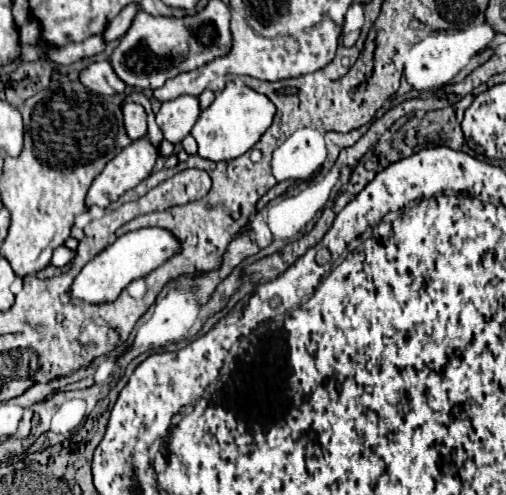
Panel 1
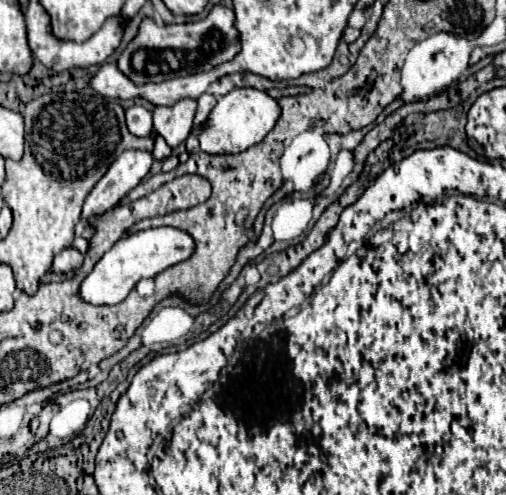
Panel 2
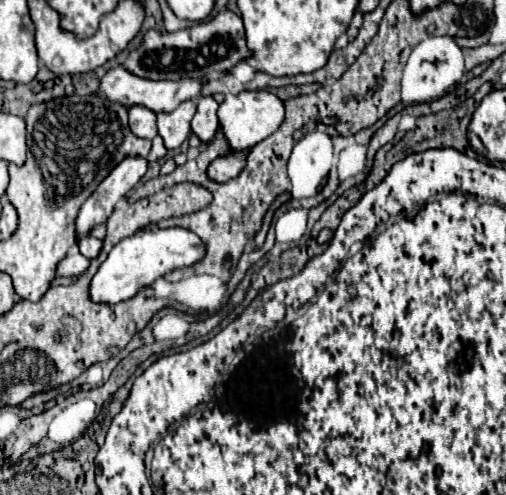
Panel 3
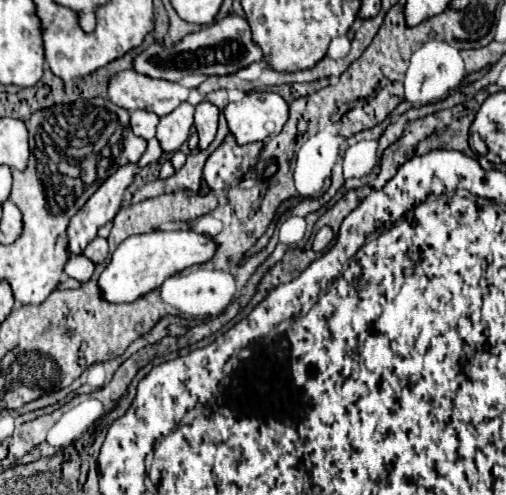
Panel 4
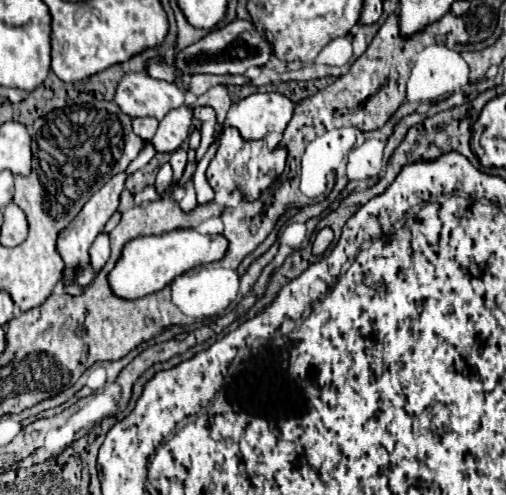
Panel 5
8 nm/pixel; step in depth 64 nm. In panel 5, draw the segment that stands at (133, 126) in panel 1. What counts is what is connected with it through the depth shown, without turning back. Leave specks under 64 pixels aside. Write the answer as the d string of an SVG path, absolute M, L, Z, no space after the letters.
M144 116L144 118L132 118L132 126L134 132L142 138L142 140L150 140L158 128L158 120L152 116Z

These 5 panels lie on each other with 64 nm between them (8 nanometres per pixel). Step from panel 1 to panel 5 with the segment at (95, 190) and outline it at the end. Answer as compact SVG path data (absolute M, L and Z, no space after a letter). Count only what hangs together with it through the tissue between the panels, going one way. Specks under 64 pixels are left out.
M120 172L120 174L112 176L112 178L84 204L84 208L80 210L80 214L60 232L60 236L58 236L58 250L60 250L60 256L62 256L64 262L66 262L64 272L74 274L78 268L82 268L84 264L88 264L88 248L90 248L90 244L94 242L94 238L102 232L102 228L104 228L104 224L108 222L108 218L118 210L120 194L122 194L122 190L124 190L126 178L128 178L126 172Z

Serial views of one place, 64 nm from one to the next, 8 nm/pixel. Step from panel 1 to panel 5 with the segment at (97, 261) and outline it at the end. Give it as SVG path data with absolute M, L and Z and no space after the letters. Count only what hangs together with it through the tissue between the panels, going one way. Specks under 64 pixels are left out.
M172 230L158 236L140 236L132 238L124 244L118 262L108 274L108 284L112 288L114 296L120 296L124 300L136 300L144 298L152 292L162 290L168 286L176 276L184 274L186 270L194 266L202 266L208 262L216 262L224 256L228 248L228 242L224 236L204 236L196 230Z

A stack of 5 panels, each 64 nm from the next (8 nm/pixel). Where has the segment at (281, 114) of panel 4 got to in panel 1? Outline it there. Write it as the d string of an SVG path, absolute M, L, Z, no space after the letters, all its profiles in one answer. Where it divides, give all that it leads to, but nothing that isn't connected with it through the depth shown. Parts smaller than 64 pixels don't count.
M226 82L226 88L216 96L216 100L206 110L202 110L198 122L192 128L192 136L198 142L198 156L212 162L234 160L242 156L268 130L274 112L276 106L264 94L258 94L244 84L238 86L236 82Z

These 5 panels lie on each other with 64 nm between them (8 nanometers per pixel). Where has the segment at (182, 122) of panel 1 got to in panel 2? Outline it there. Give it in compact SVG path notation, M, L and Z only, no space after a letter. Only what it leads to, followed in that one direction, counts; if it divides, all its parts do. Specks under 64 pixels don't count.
M182 98L174 106L158 106L154 110L154 128L168 142L168 146L176 148L192 132L194 116L196 100Z

